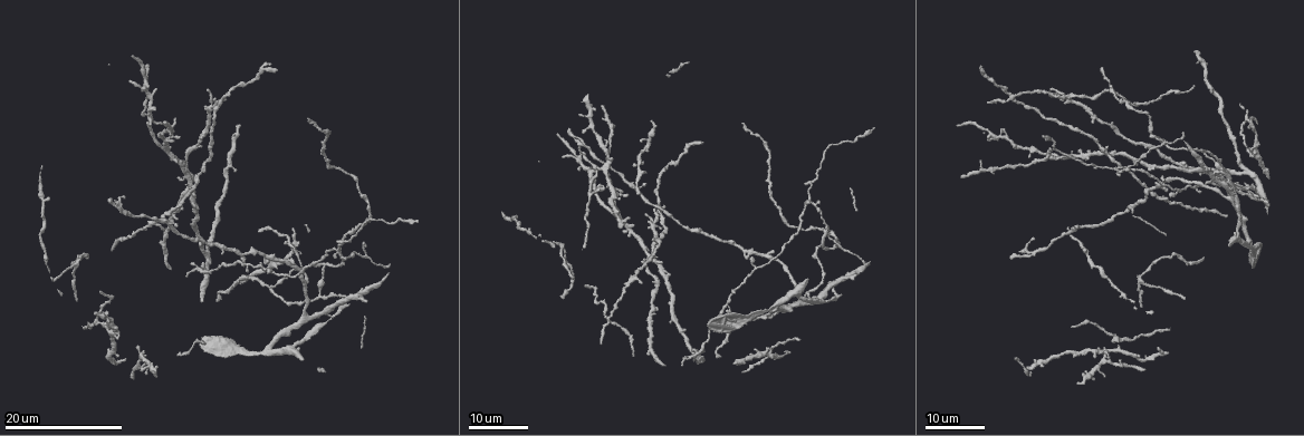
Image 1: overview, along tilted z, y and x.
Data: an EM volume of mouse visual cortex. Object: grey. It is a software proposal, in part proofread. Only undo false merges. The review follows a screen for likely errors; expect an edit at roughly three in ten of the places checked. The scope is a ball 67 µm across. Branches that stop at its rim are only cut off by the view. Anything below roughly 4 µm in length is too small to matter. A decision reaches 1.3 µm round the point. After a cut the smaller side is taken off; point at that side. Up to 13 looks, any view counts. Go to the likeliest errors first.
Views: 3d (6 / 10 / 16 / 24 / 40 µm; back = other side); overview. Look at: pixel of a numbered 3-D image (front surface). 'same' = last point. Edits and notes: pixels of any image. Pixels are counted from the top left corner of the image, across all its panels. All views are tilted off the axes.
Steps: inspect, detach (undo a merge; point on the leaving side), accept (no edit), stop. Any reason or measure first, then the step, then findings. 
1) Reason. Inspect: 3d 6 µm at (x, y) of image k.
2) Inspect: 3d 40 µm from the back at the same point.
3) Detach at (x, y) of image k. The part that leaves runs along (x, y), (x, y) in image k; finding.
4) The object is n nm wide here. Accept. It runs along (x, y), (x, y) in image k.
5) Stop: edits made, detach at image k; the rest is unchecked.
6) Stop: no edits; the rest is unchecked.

Four arms meet. Inspect: 3d 16 µm at (1116, 167) of image 1.

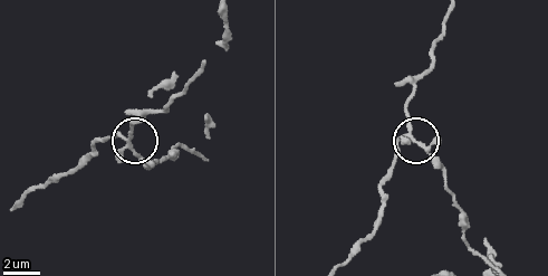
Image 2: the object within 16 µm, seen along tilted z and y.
Closer look. Inspect: 3d 10 µm at (408, 135) of image 2.

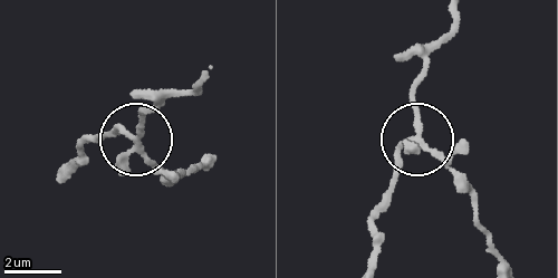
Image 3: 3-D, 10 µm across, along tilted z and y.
The object is 180 nm wide here. Accept. Continuous, no second cell.

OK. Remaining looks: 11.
Four-way junction. Inspect: 3d 16 µm at (143, 87) of image 1.

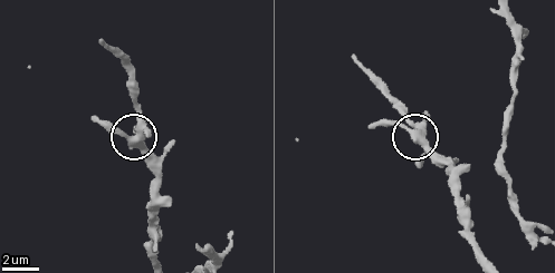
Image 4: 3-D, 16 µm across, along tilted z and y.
Inspect: 3d 10 µm at (416, 131) of image 4.

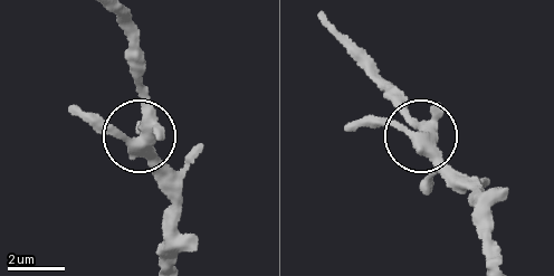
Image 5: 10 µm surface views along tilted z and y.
The side arm is 7 µm long. Accept. It runs along (171, 256), (177, 212), (150, 156), (102, 124), (76, 117) in image 5; all the same cell.

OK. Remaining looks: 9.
Two arms in line, one across. Inspect: 3d 24 µm at (274, 274) of image 1.

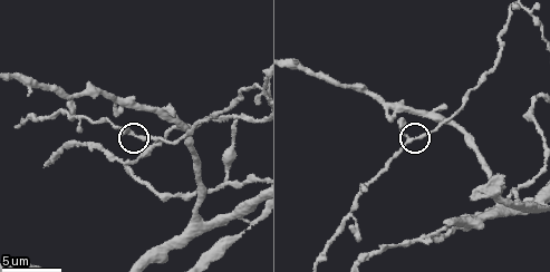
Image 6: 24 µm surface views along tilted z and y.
Inspect: 3d 6 µm at (129, 135) of image 6.

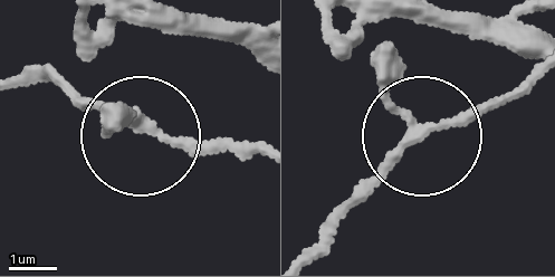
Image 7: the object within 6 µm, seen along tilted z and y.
The object is 180 nm wide here. Accept. It runs along (20, 74), (158, 134), (241, 154) in image 7; one cell here.

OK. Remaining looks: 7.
Two arms in line, one across. Inspect: 3d 6 µm at (235, 116) of image 6.

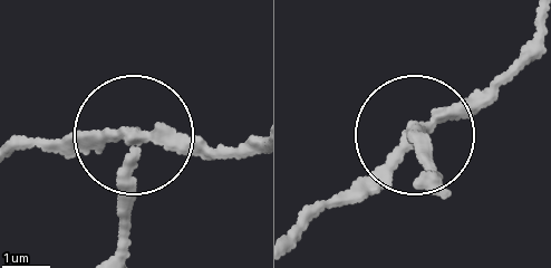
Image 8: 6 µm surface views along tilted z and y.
Inspect: 3d 6 µm from the back at (405, 143) of image 8.

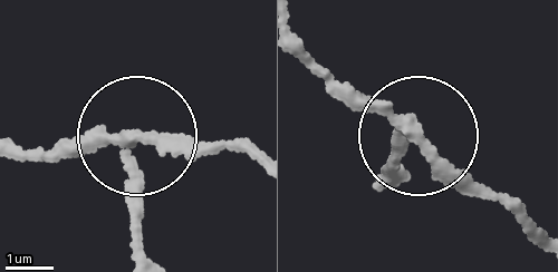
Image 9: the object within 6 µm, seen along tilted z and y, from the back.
3 arms meet here. Detach at (131, 217) of image 9. The part that leaves runs along (118, 159), (133, 254) in image 9; a second cell is stuck on.

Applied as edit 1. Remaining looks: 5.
Arms part here. Inspect: 3d 24 µm at (561, 247) of image 1.

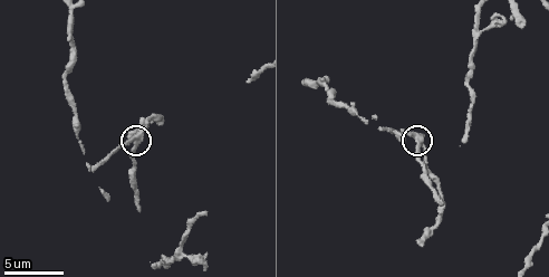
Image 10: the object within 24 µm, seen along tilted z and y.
Zoom in. Inspect: 3d 10 µm at (416, 138) of image 10.

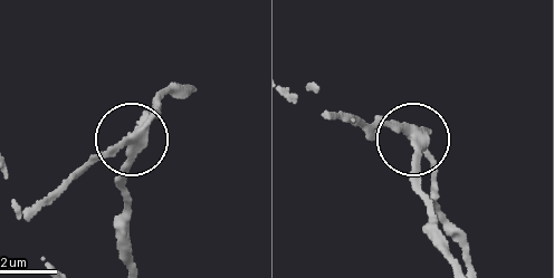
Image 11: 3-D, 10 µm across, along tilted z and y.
The object is 310 nm wide here. Detach at (104, 152) of image 11. The part that leaves runs along (140, 132), (92, 155), (26, 218) in image 11; a second cell is stuck on.

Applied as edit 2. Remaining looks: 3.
Inspect: 3d 24 µm at (210, 104) of image 1.

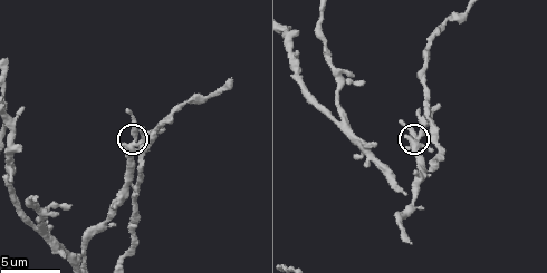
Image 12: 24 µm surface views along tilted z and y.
Inspect: 3d 6 µm at (416, 137) of image 12.

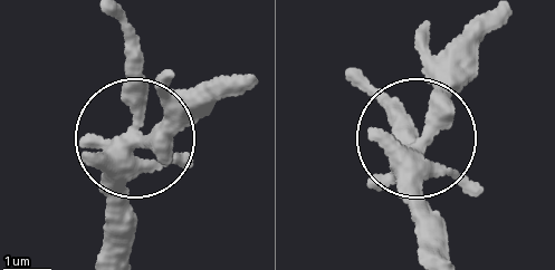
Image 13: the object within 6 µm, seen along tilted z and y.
From behind. Inspect: 3d 6 µm from the back at (417, 145) of image 13.

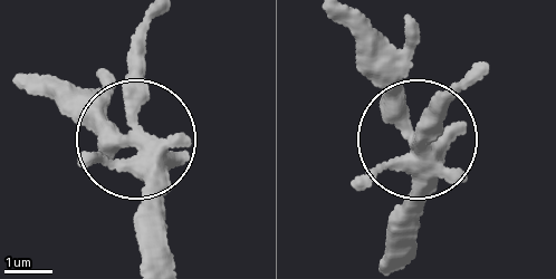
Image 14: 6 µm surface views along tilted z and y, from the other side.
The object is 340 nm wide here. Accept. It runs along (162, 253), (130, 78), (136, 35) in image 14; one cell here.

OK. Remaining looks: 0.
Stop: edits made, detach at image 9, detach at image 11; the rest is unchecked.

